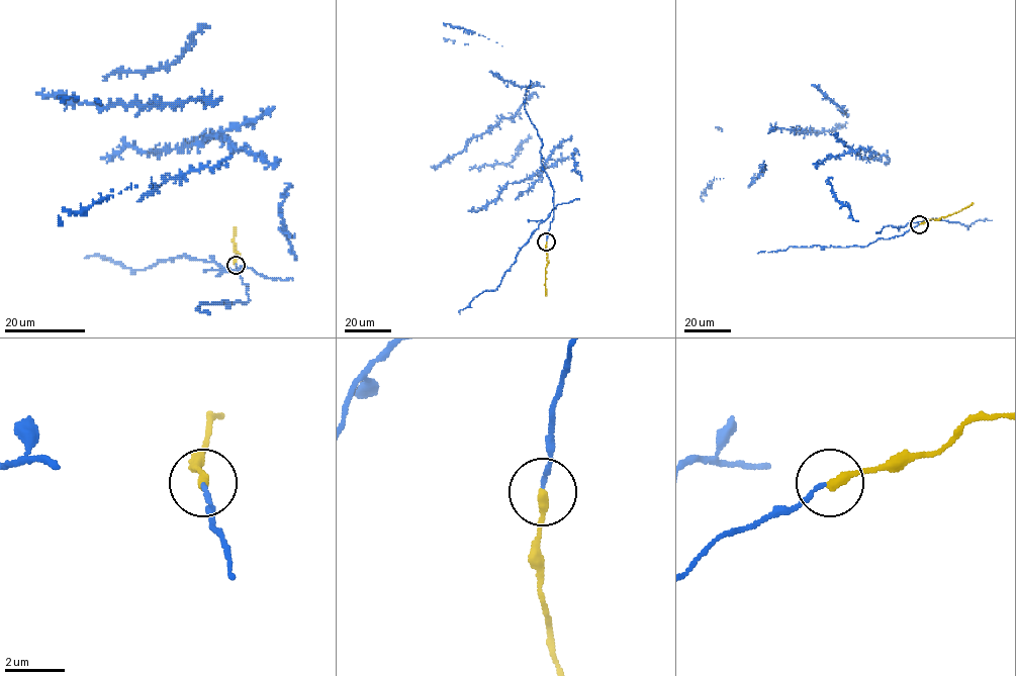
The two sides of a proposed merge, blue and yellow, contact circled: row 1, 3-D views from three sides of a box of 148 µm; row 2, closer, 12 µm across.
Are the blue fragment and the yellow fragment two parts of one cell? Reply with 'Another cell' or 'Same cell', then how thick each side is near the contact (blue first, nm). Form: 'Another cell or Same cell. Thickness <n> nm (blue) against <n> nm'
Same cell. Thickness 140 nm (blue) against 300 nm

